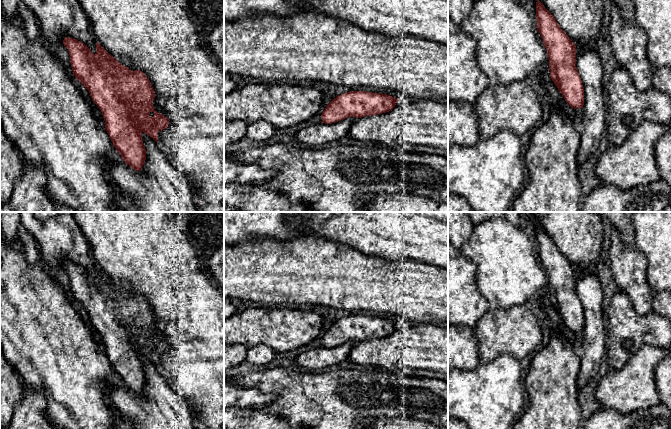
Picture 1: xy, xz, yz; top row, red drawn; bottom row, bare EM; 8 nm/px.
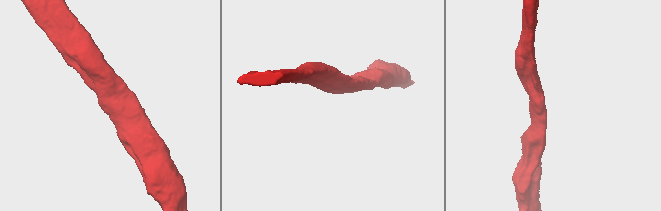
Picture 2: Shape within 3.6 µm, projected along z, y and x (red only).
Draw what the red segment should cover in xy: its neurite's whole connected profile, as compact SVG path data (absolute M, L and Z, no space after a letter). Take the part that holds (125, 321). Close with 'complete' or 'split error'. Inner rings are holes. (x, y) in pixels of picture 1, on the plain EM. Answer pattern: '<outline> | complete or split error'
M65 261L63 268L69 275L73 299L89 315L93 326L101 334L105 354L114 371L127 389L141 395L146 384L142 357L144 356L158 367L158 356L169 349L169 343L154 334L152 327L155 315L150 304L142 295L131 295L120 288L97 266L95 278L87 269L74 262Z | complete

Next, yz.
M538 224L537 254L549 284L550 301L572 332L583 332L584 311L576 292L576 270L561 253L554 240Z | complete

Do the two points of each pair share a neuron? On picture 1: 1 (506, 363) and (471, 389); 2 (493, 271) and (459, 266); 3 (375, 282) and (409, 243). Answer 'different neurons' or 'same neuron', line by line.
1: same neuron
2: different neurons
3: different neurons

